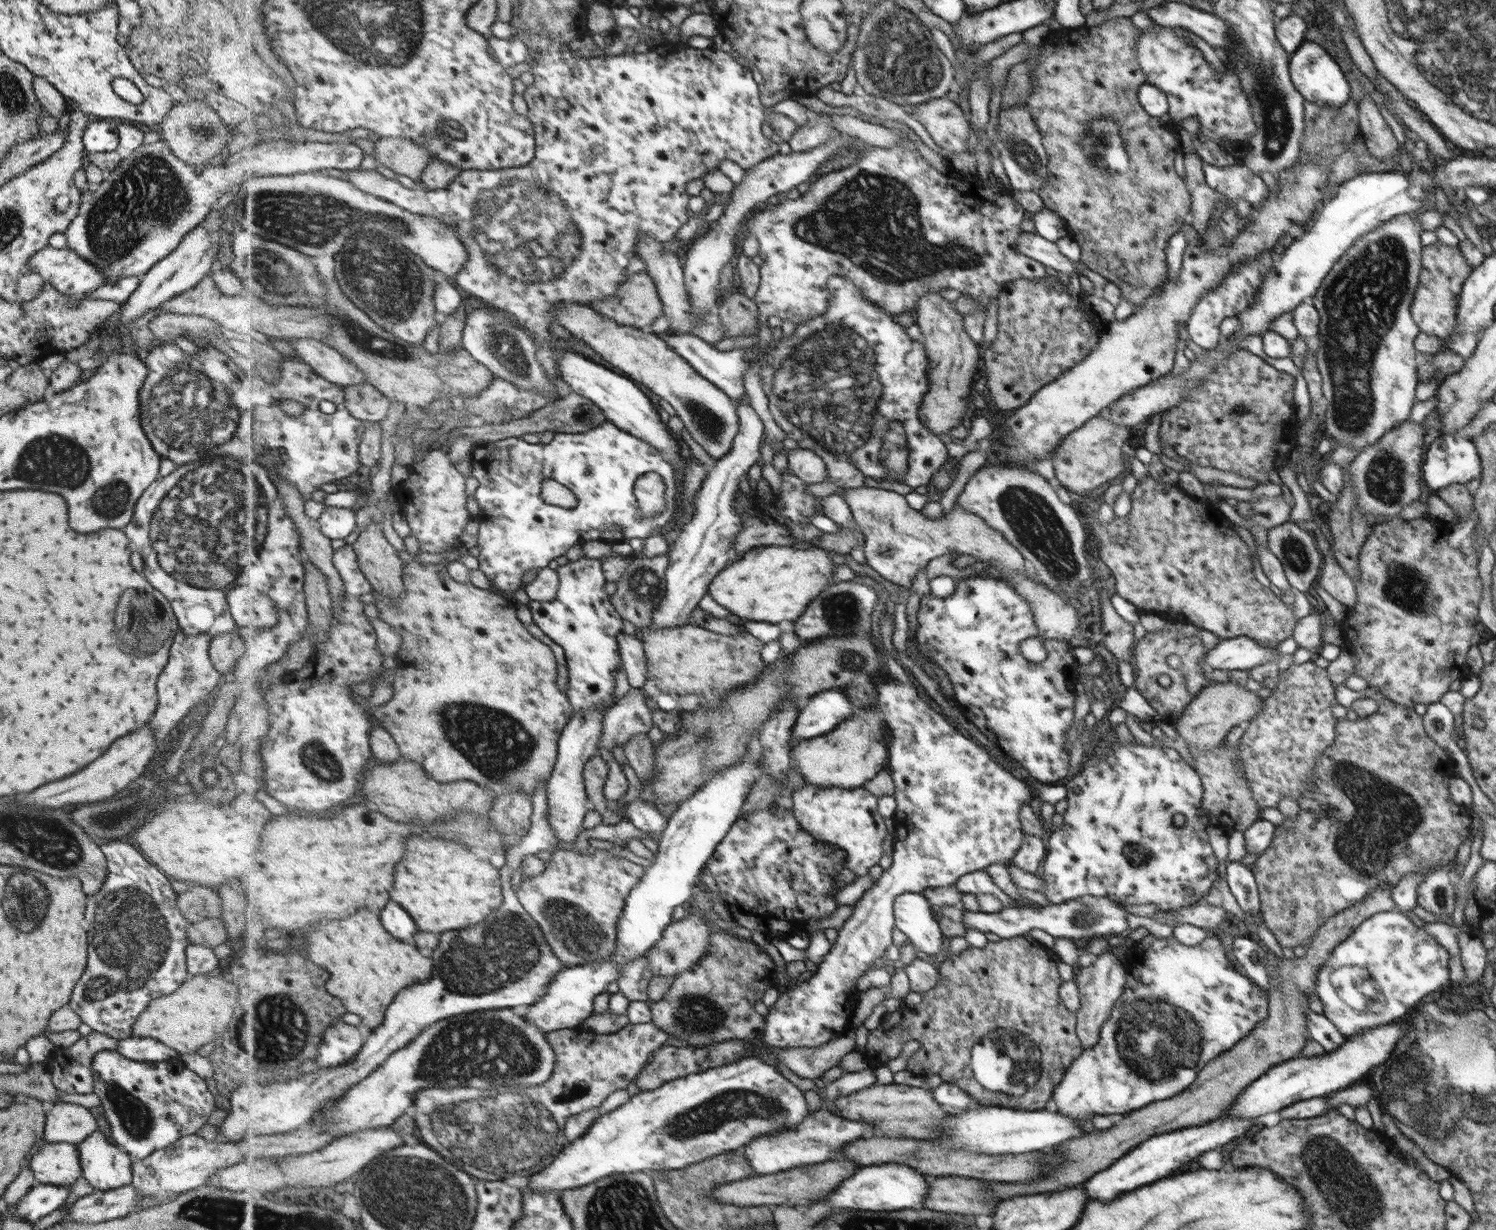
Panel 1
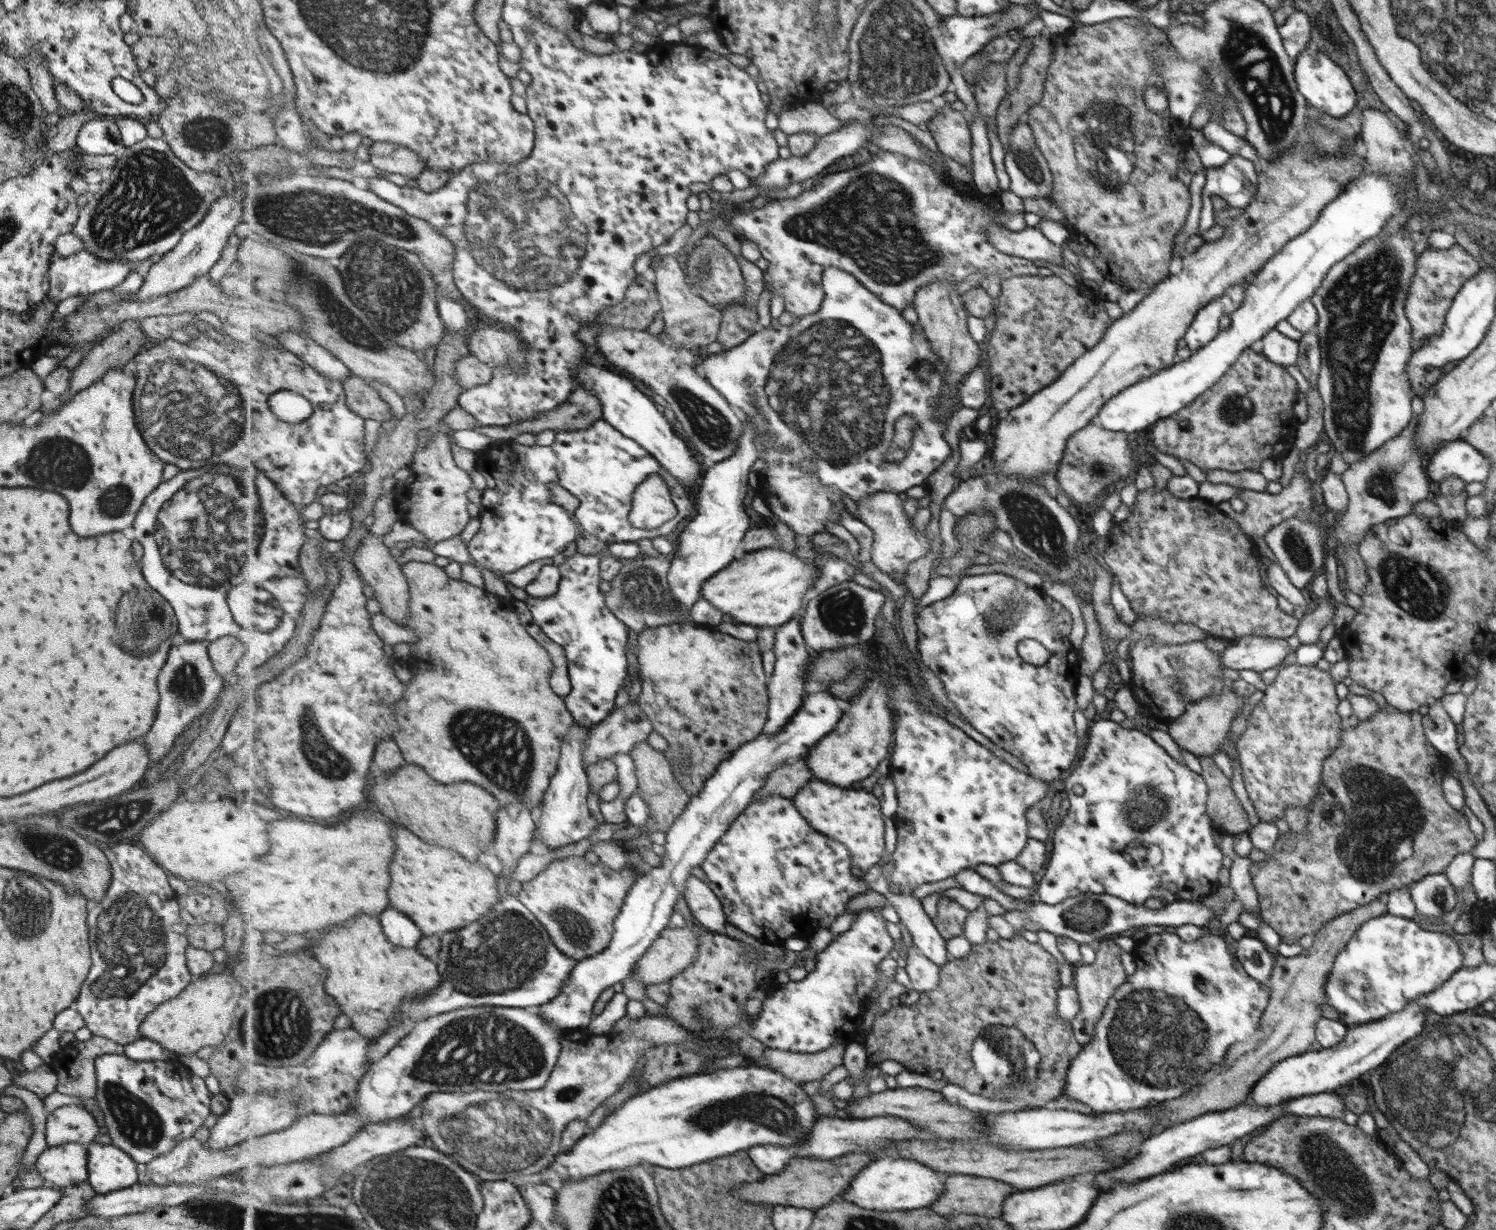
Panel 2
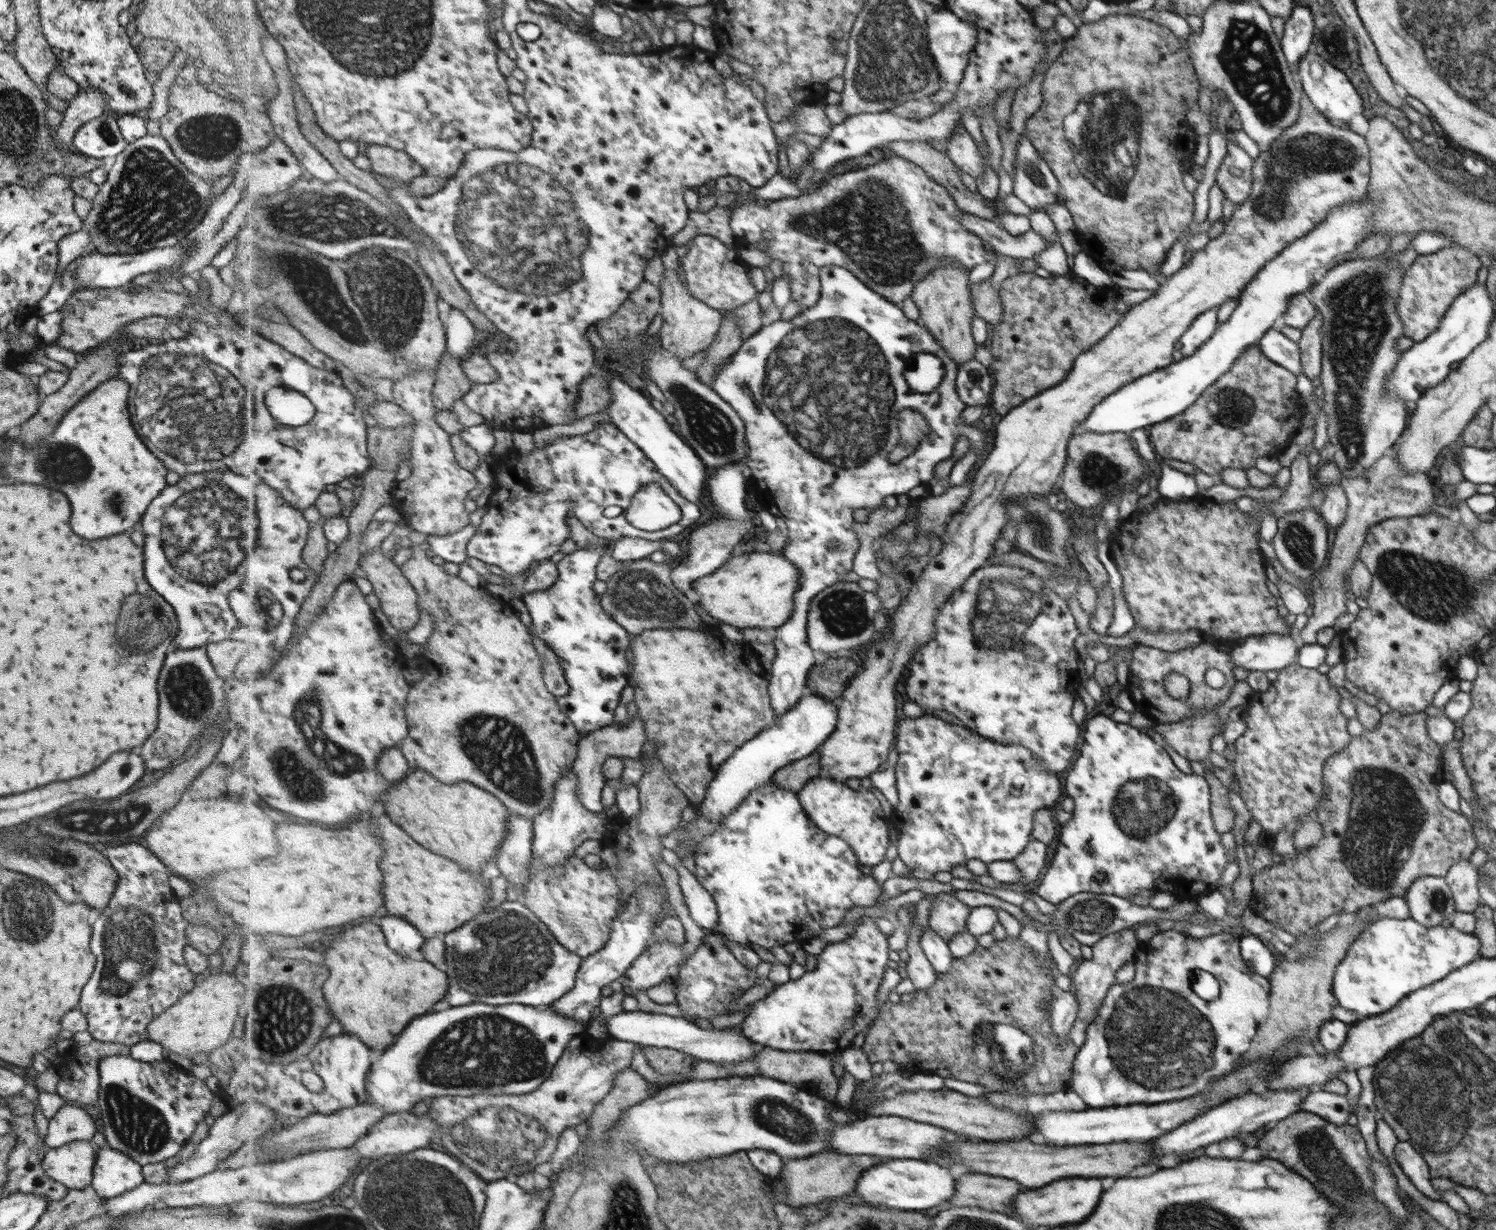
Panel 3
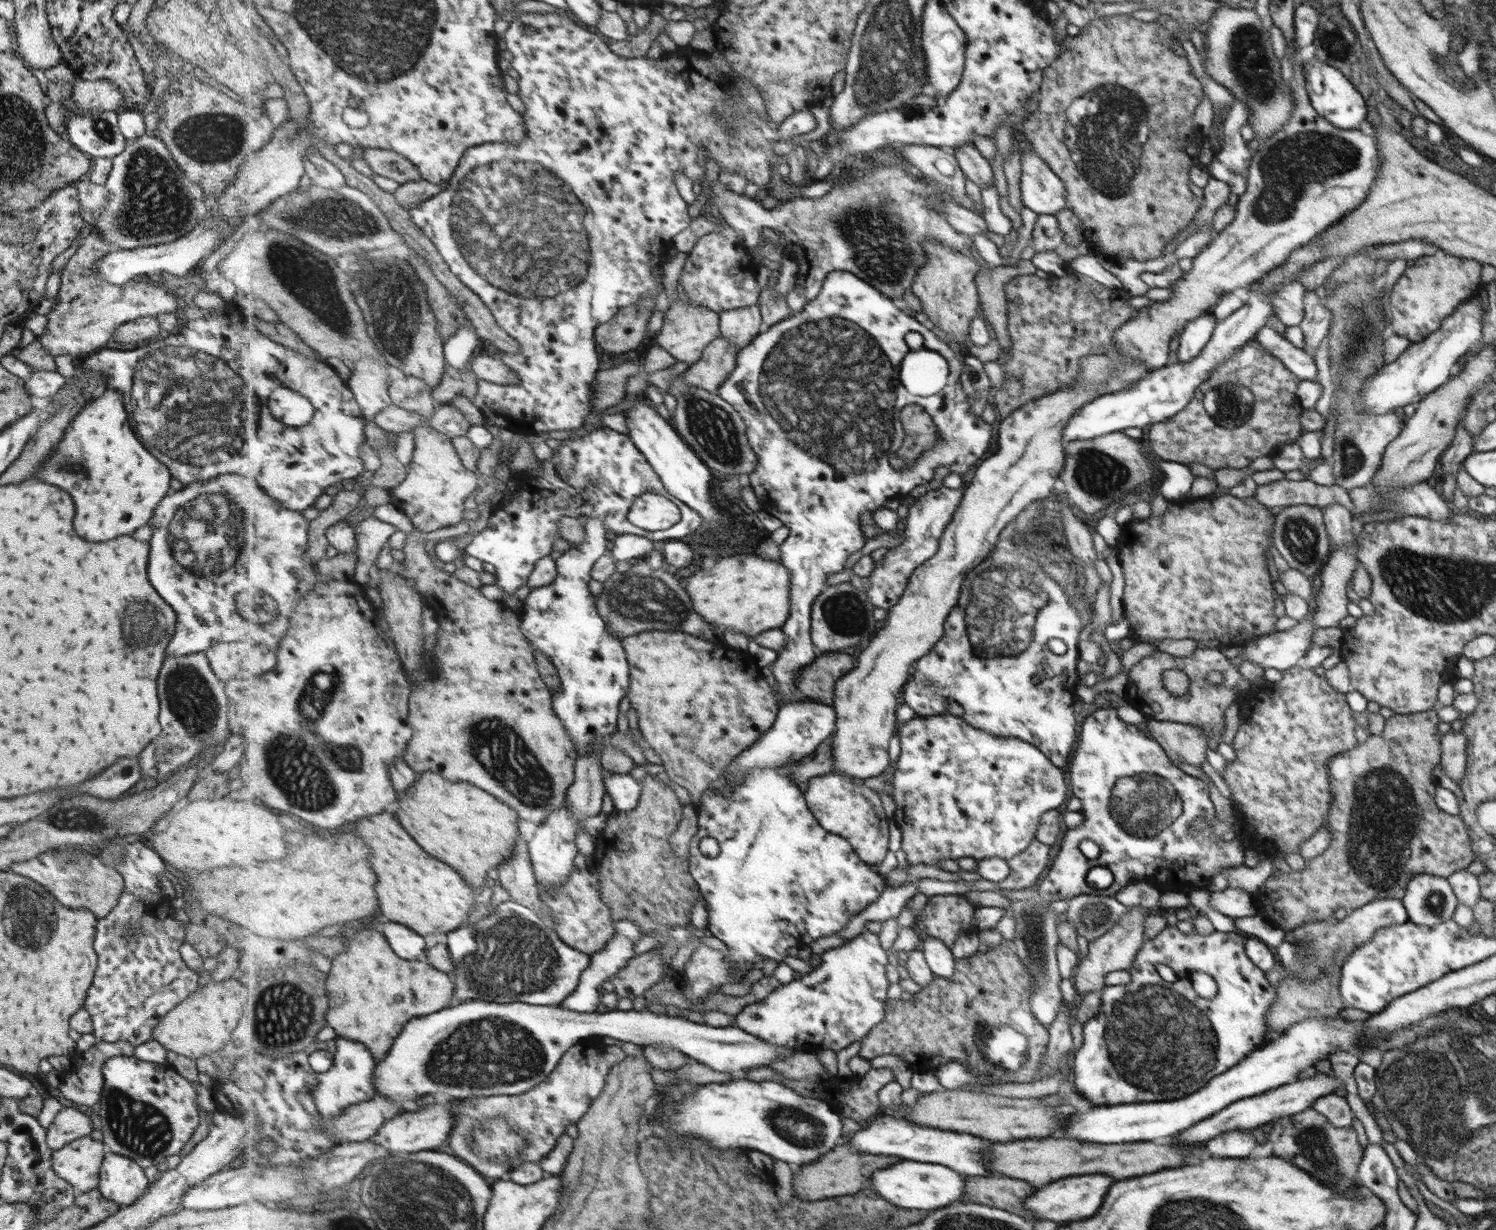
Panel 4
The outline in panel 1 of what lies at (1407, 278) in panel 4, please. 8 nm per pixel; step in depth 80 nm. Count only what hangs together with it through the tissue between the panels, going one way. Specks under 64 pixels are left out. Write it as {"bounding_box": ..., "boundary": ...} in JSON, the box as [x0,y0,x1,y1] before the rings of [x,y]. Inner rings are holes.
{"bounding_box":[1414,241,1474,339],"boundary":[[[1440,241],[1425,246],[1423,265],[1425,269],[1422,270],[1422,286],[1418,286],[1418,302],[1414,302],[1414,314],[1418,314],[1418,326],[1422,326],[1424,334],[1446,339],[1458,325],[1458,301],[1465,281],[1474,268],[1467,264],[1458,246],[1446,246]]]}

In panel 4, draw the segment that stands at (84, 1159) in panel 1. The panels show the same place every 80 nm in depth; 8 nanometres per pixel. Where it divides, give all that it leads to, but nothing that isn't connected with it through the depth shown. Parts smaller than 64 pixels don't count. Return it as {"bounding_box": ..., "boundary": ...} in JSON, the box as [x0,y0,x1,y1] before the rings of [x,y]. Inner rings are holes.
{"bounding_box":[97,1150,151,1206],"boundary":[[[107,1150],[97,1186],[104,1198],[128,1206],[144,1195],[151,1185],[144,1169],[135,1160]]]}

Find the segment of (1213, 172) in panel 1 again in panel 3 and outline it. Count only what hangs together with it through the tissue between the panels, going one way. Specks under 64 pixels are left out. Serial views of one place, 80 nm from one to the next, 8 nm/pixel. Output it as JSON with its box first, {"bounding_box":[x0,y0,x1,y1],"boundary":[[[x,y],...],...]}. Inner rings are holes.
{"bounding_box":[1215,144,1254,204],"boundary":[[[1227,144],[1227,155],[1220,163],[1215,184],[1232,204],[1242,204],[1251,193],[1254,161],[1238,145]]]}

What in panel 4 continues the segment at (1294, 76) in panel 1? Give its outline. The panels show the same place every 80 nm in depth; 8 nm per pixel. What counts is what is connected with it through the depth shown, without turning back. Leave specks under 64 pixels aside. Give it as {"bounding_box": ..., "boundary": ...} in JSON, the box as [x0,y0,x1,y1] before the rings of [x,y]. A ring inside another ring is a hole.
{"bounding_box":[1304,56,1366,129],"boundary":[[[1316,56],[1307,62],[1304,75],[1309,98],[1312,105],[1317,109],[1317,113],[1339,129],[1358,129],[1358,124],[1366,118],[1366,104],[1364,104],[1364,100],[1362,100],[1358,90],[1354,88],[1350,80],[1340,70],[1332,68],[1332,66],[1316,58]]]}

